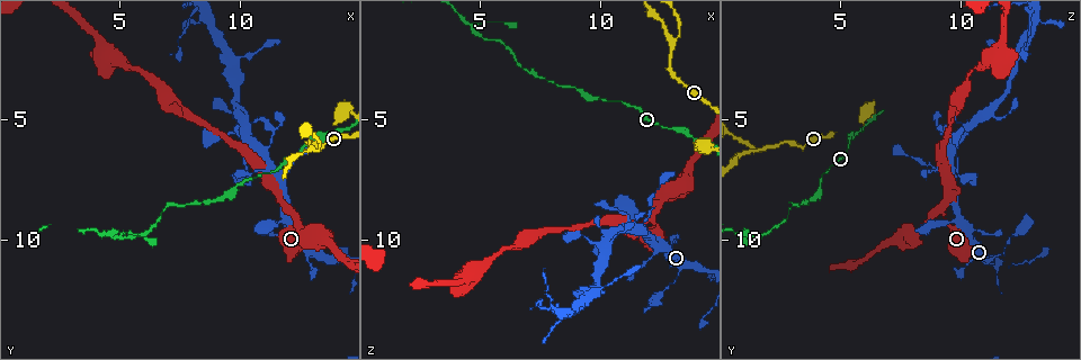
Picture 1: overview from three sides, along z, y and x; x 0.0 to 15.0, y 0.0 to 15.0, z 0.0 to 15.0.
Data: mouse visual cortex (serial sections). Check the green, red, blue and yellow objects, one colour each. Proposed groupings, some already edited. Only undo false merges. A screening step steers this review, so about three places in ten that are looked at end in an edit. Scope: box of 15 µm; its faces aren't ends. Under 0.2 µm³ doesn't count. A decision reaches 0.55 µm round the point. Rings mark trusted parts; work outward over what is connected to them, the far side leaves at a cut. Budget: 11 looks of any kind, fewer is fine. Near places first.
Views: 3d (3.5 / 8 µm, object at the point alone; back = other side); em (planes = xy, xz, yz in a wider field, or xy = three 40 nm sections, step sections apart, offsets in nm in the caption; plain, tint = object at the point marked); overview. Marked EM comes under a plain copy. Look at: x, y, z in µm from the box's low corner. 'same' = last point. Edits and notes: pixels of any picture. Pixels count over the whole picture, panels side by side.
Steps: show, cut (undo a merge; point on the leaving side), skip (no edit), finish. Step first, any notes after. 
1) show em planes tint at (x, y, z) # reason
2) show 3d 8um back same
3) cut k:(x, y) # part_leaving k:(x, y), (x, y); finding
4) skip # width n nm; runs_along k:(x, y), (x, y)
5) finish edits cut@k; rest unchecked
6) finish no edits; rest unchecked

show 3d 3.5um back at (13.0, 5.9, 5.4) # sudden change in width

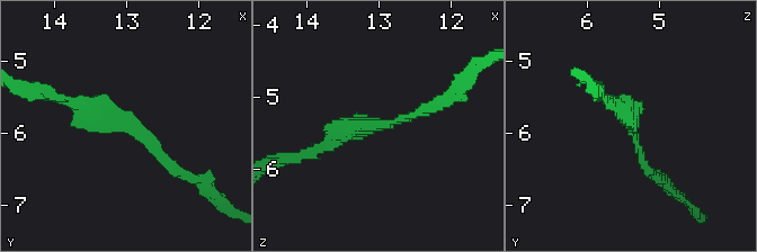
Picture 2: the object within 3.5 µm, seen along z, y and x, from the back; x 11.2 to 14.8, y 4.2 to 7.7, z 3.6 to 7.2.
skip # arm_widths 150, 200 nm; runs_along 2:(176, 172), (109, 110), (61, 97); all the same cell

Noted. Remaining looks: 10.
show 3d 3.5um back at (13.0, 6.3, 1.8)

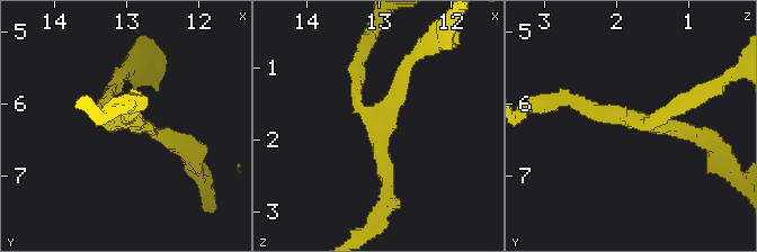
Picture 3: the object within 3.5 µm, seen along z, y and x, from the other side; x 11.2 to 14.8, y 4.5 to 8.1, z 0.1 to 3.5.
show em xy step 1 tint at (13.05, 6.20, 1.75) # arms 3; arm_widths 150, 200, 200 nm; shape alone is not enough

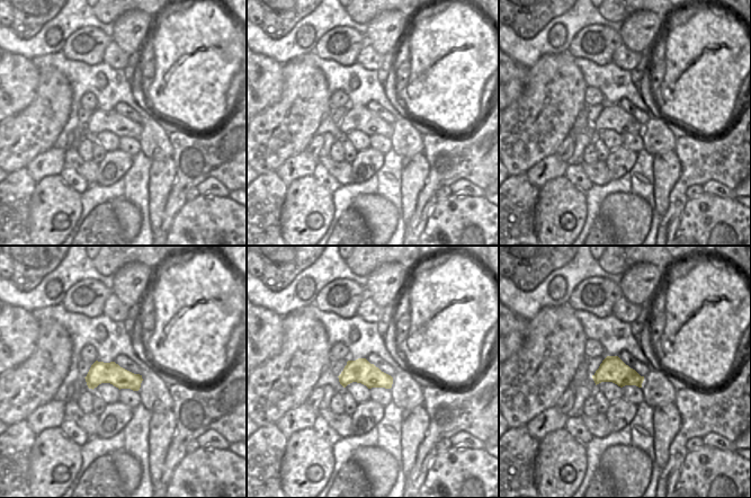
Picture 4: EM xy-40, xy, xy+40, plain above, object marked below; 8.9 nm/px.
show em xy step 2 tint same

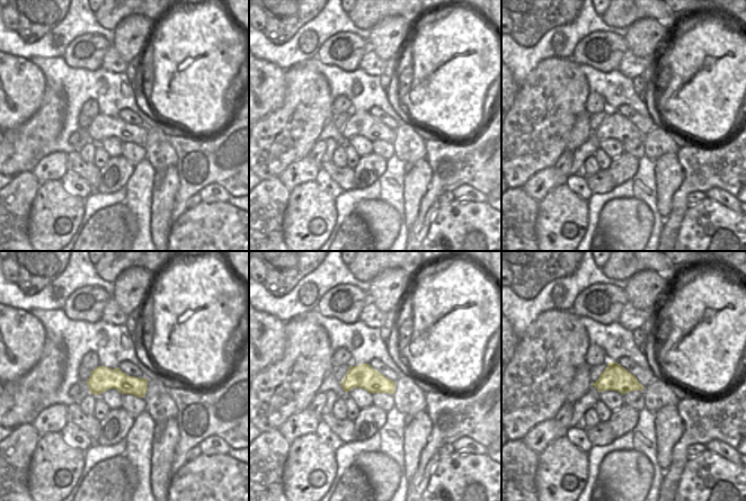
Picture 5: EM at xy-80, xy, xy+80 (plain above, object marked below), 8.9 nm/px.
skip # continuous, no second cell

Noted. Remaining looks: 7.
show 3d 3.5um at (10.4, 6.0, 9.8) # sharp bend

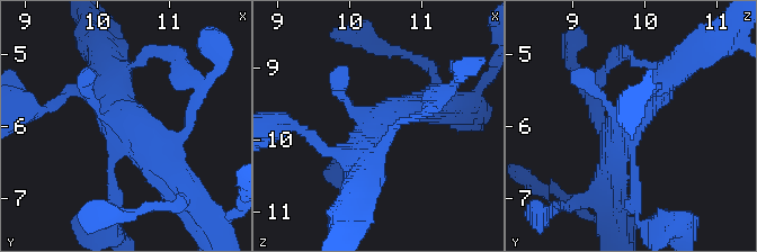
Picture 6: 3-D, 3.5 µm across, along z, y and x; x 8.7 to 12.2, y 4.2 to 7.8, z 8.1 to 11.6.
show em xy step 1 tint at (10.35, 5.95, 9.75)

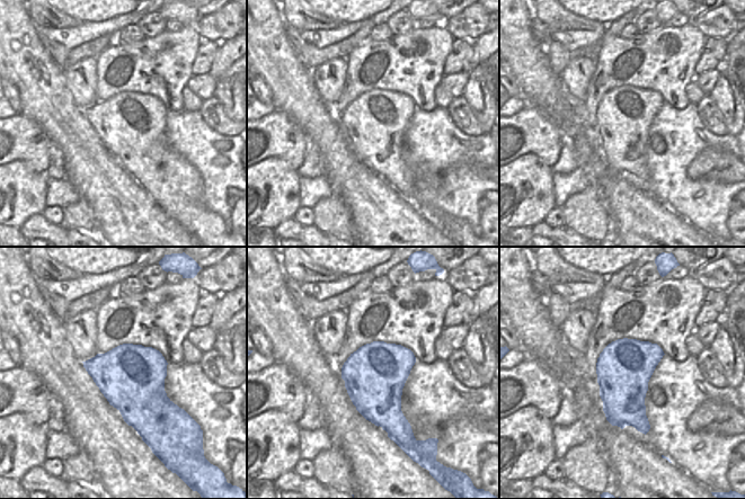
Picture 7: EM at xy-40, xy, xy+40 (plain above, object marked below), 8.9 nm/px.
skip # runs_along 6:(608, 176), (614, 134), (678, 69); one cell here

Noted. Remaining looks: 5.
show 3d 3.5um at (4.8, 9.8, 1.2) # sharp bend

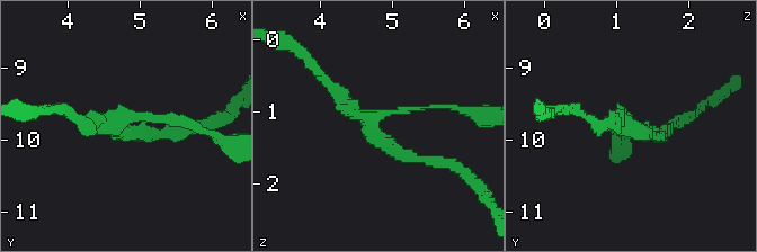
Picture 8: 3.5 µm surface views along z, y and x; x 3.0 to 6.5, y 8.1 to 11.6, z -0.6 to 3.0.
show em xy step 5 tint at (4.70, 9.80, 1.10)

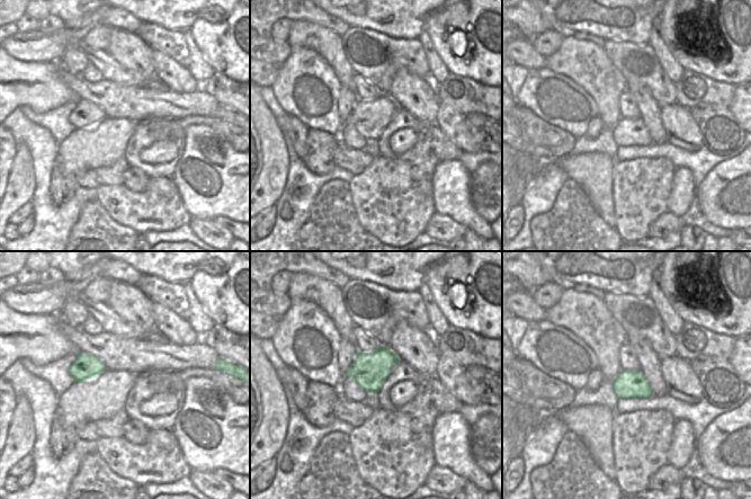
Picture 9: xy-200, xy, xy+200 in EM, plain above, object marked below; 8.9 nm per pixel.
skip # runs_along 8:(664, 134), (612, 123); all the same cell

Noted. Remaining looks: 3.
finish no edits; rest unchecked

